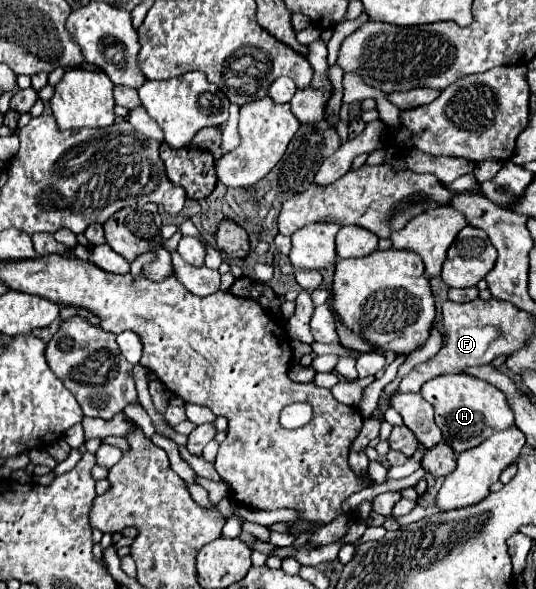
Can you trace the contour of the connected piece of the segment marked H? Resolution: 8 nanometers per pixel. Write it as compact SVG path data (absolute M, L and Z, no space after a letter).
M470 374L438 376L426 382L422 386L422 392L422 396L434 406L434 420L444 434L444 442L450 444L456 454L476 448L492 434L514 426L514 412L506 400L506 394L490 382L474 378Z

